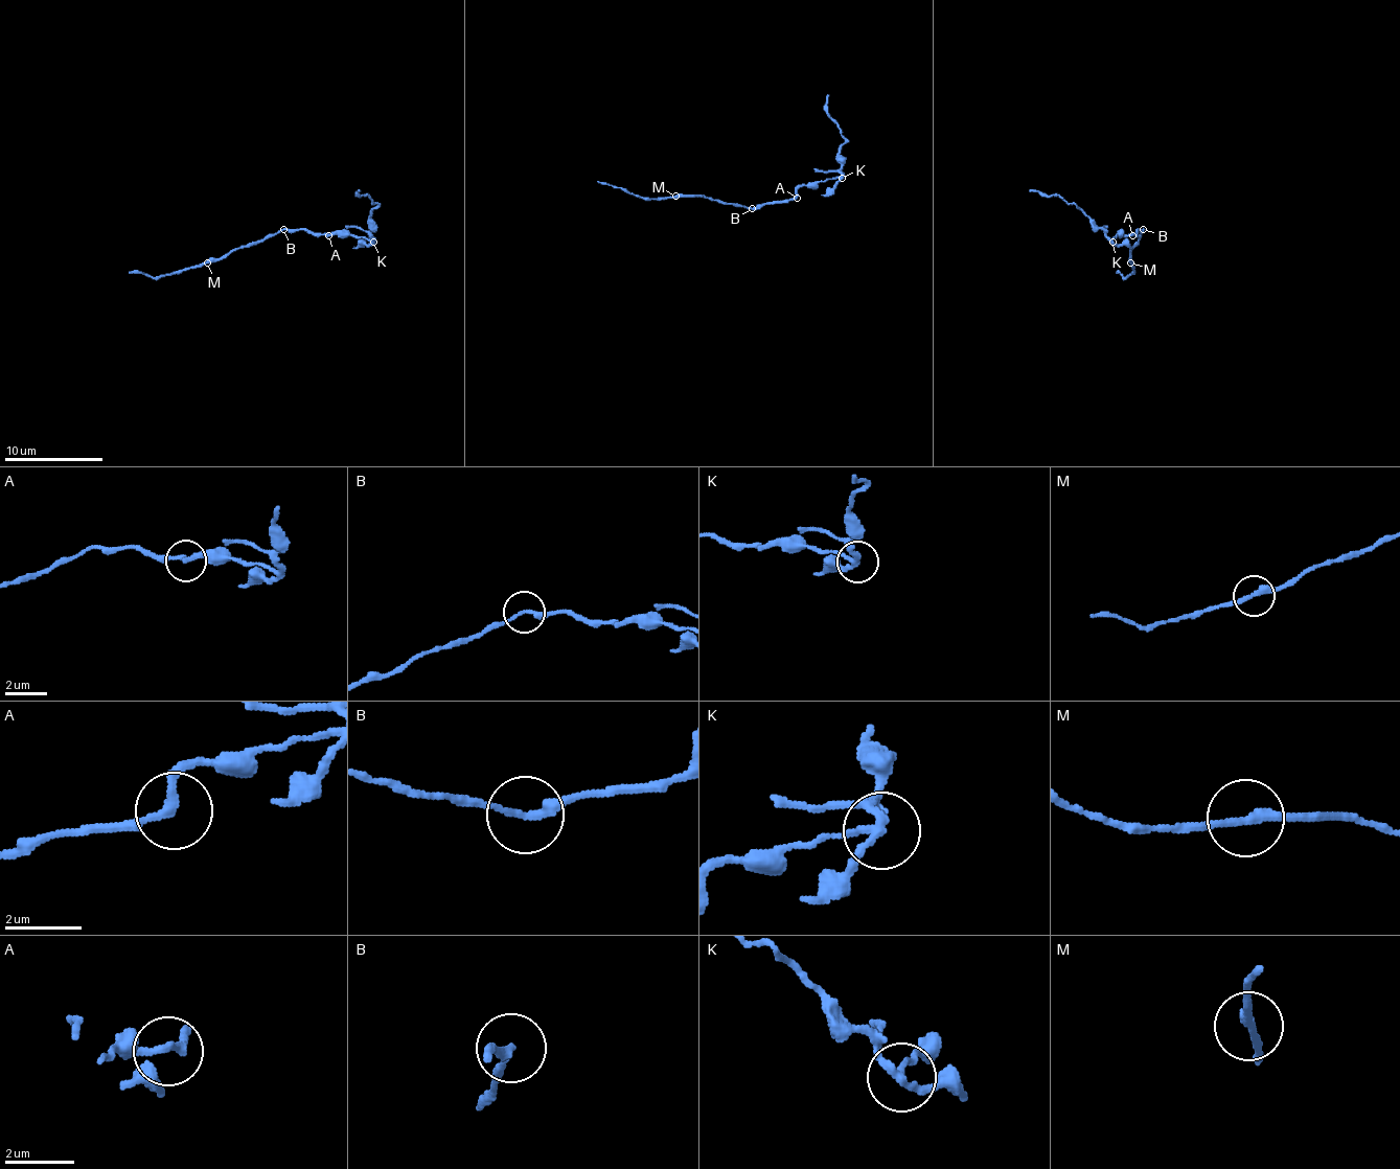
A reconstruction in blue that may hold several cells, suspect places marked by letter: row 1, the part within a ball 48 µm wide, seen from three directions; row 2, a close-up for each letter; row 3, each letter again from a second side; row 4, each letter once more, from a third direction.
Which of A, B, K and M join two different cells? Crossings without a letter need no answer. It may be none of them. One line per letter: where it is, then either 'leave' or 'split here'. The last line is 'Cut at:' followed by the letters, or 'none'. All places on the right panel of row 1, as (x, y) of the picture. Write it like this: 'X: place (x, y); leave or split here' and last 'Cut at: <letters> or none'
A: place (1132, 235); leave
B: place (1143, 229); leave
K: place (1112, 242); split here
M: place (1130, 262); leave
Cut at: K

